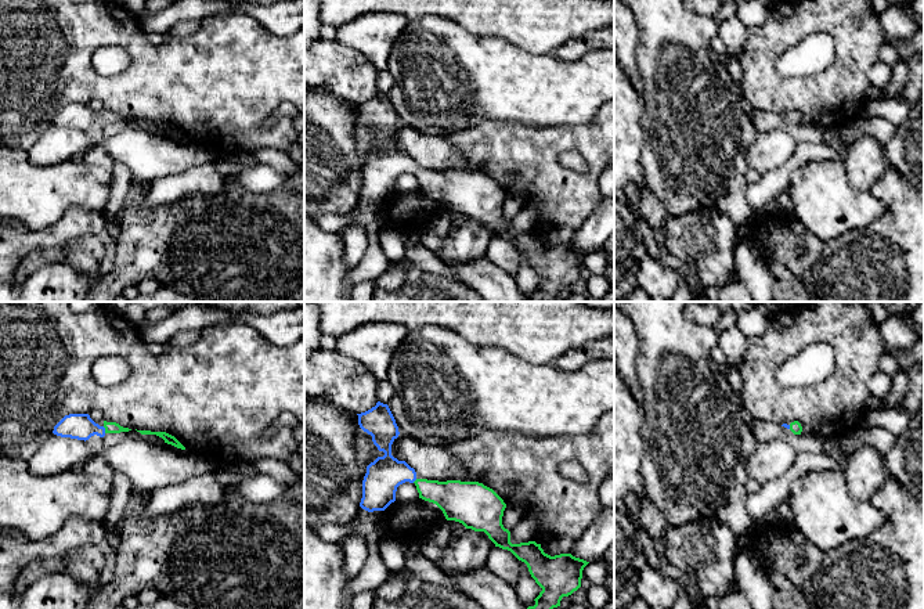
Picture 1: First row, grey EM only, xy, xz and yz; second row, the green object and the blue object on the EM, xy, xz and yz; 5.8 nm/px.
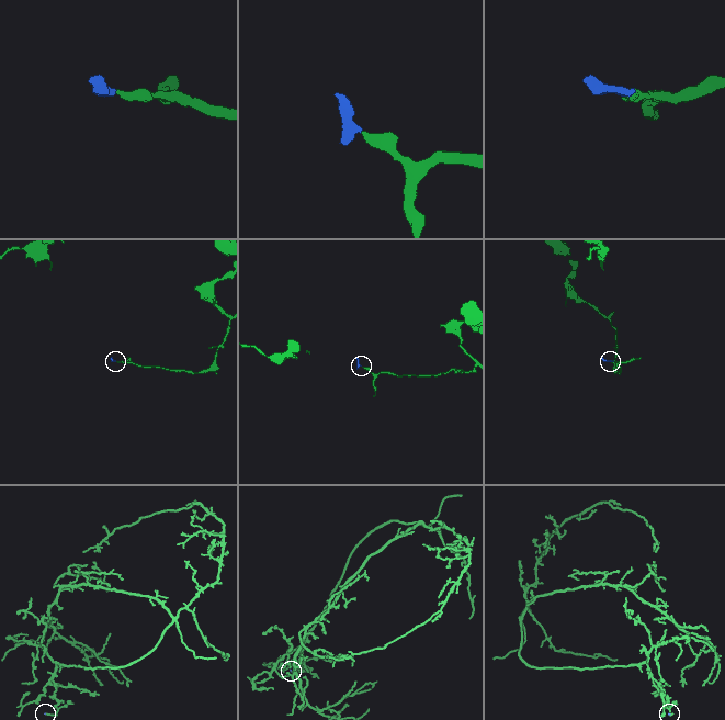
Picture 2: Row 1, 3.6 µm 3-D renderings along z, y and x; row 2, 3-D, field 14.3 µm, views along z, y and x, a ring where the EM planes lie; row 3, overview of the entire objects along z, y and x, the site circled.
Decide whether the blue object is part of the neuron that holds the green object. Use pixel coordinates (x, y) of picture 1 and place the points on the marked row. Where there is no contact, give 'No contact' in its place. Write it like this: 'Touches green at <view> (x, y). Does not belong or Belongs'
Touches green at xy (105, 429). Belongs

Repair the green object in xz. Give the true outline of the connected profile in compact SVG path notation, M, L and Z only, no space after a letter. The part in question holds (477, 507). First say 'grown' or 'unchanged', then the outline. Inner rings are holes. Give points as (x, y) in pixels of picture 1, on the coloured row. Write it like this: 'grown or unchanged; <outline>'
grown; M378 401L371 410L357 415L360 428L385 453L367 466L360 502L362 509L385 511L396 501L400 484L414 483L419 498L436 504L447 520L484 531L495 547L510 551L527 565L531 577L542 588L534 599L535 605L527 609L557 608L563 597L581 587L582 570L589 562L571 554L551 556L535 541L512 544L510 531L502 525L506 504L492 489L479 482L418 479L414 468L394 458L391 444L400 432L387 404Z

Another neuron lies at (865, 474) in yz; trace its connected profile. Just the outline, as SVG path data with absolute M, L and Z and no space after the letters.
M862 447L853 453L844 473L848 494L855 501L869 501L888 476L883 455L874 447Z

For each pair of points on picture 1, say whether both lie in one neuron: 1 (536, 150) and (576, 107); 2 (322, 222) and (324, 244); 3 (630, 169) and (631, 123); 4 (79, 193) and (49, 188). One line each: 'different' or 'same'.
1: different
2: different
3: same
4: same

